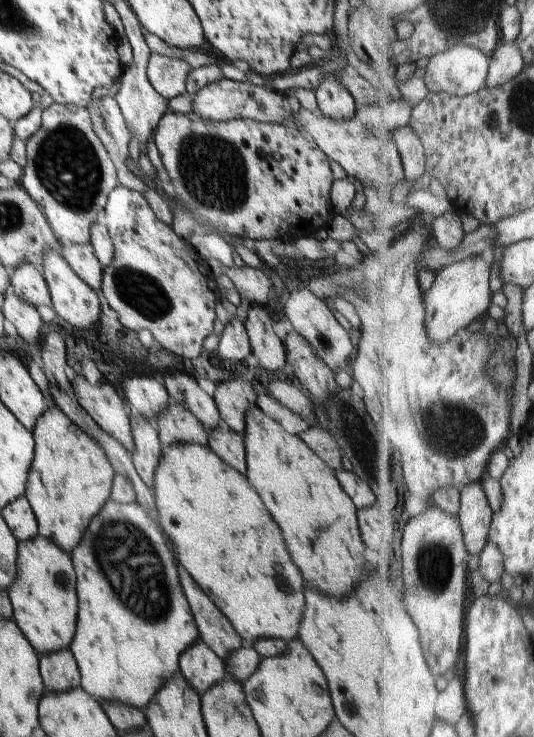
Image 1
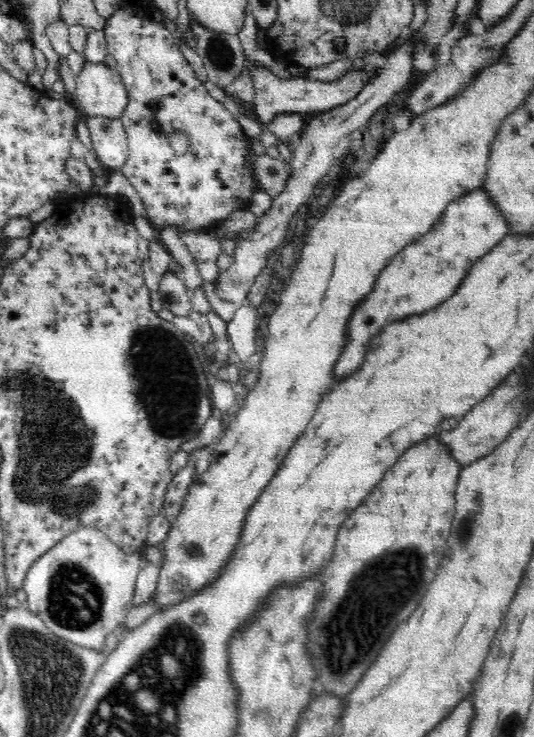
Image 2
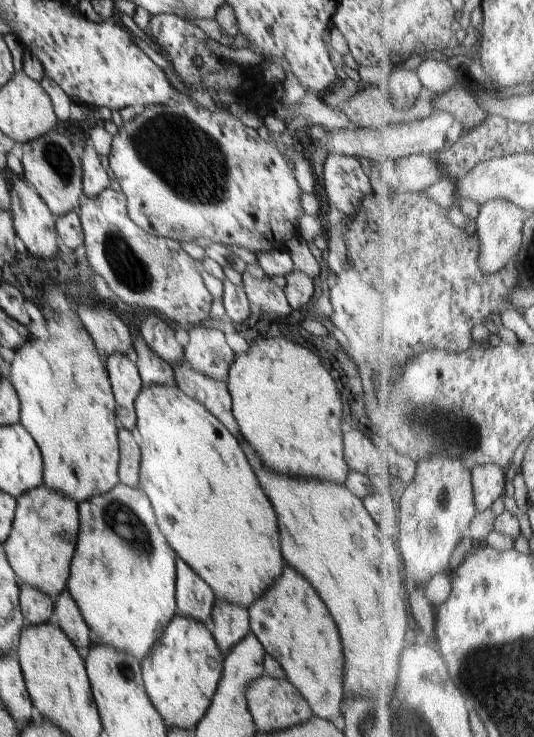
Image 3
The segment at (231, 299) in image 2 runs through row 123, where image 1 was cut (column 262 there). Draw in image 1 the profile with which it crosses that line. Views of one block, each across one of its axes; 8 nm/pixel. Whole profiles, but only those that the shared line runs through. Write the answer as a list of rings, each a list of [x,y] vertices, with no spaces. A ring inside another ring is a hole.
[[[265,308],[248,309],[244,326],[253,354],[258,358],[256,362],[270,372],[278,372],[286,366],[287,358],[284,343],[274,332],[273,325],[274,319]]]

